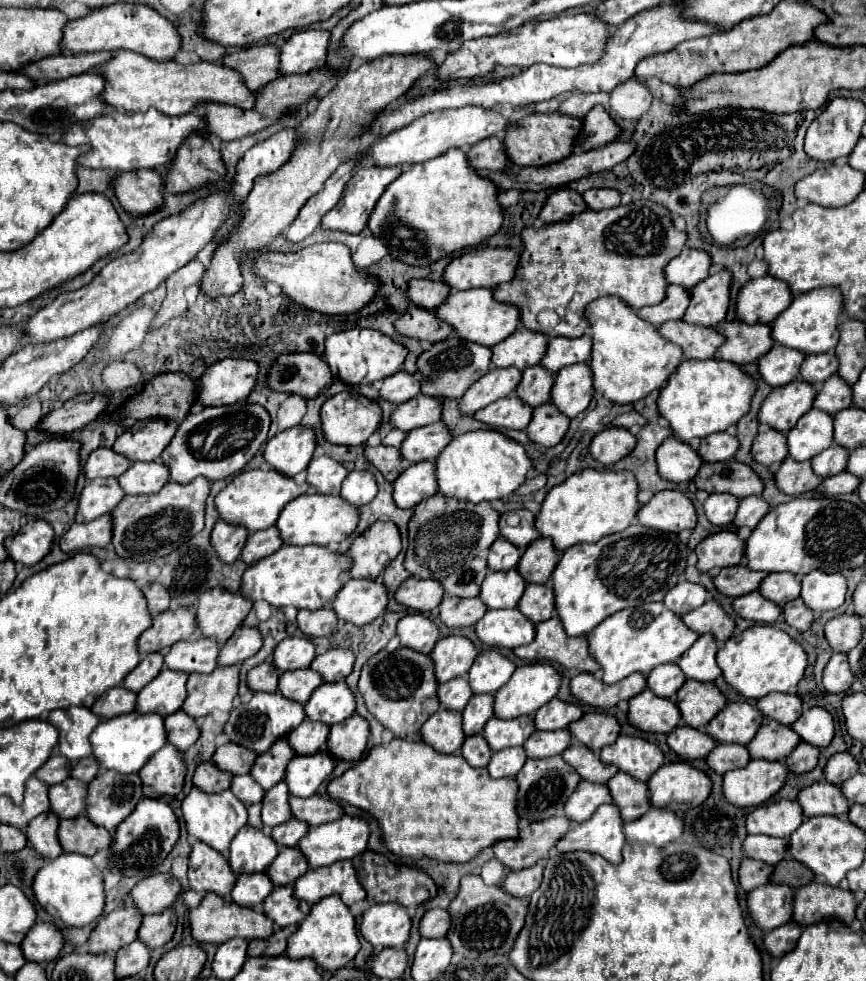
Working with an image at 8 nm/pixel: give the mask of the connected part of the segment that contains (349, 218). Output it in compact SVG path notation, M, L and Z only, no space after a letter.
M362 165L358 171L356 171L356 175L354 175L354 179L350 179L348 181L348 185L346 185L346 189L344 189L344 205L336 205L324 219L322 219L322 229L336 229L336 231L348 231L348 233L352 233L352 235L358 235L362 229L364 229L364 225L366 225L366 221L368 221L368 217L370 217L370 213L372 213L372 207L378 203L378 199L382 197L382 193L384 193L384 189L396 179L396 175L400 175L404 171L404 167L368 167L368 165Z

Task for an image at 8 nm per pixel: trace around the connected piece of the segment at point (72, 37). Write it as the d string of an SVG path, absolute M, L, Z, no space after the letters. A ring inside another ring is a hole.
M114 3L108 7L100 7L82 19L68 21L64 39L62 39L62 47L68 51L74 51L74 53L126 49L126 51L142 53L146 57L162 61L162 59L176 57L176 53L182 47L182 39L180 39L180 33L176 31L176 27L166 17L162 17L158 11L154 11L152 7L134 5L134 3Z

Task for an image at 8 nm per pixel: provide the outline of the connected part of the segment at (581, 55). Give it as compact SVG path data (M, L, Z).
M566 15L566 17L554 17L554 19L542 19L536 23L526 23L524 27L516 27L516 31L502 31L494 37L484 39L472 39L472 43L464 43L460 51L454 51L448 55L448 59L440 65L438 75L442 79L464 79L464 77L480 77L488 75L494 65L518 65L518 67L530 67L534 63L548 63L556 67L580 67L580 65L592 65L602 59L608 41L612 39L614 29L608 27L600 17L596 15Z

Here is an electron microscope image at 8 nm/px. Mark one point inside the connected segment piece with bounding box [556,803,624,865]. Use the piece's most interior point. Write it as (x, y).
(602, 834)

